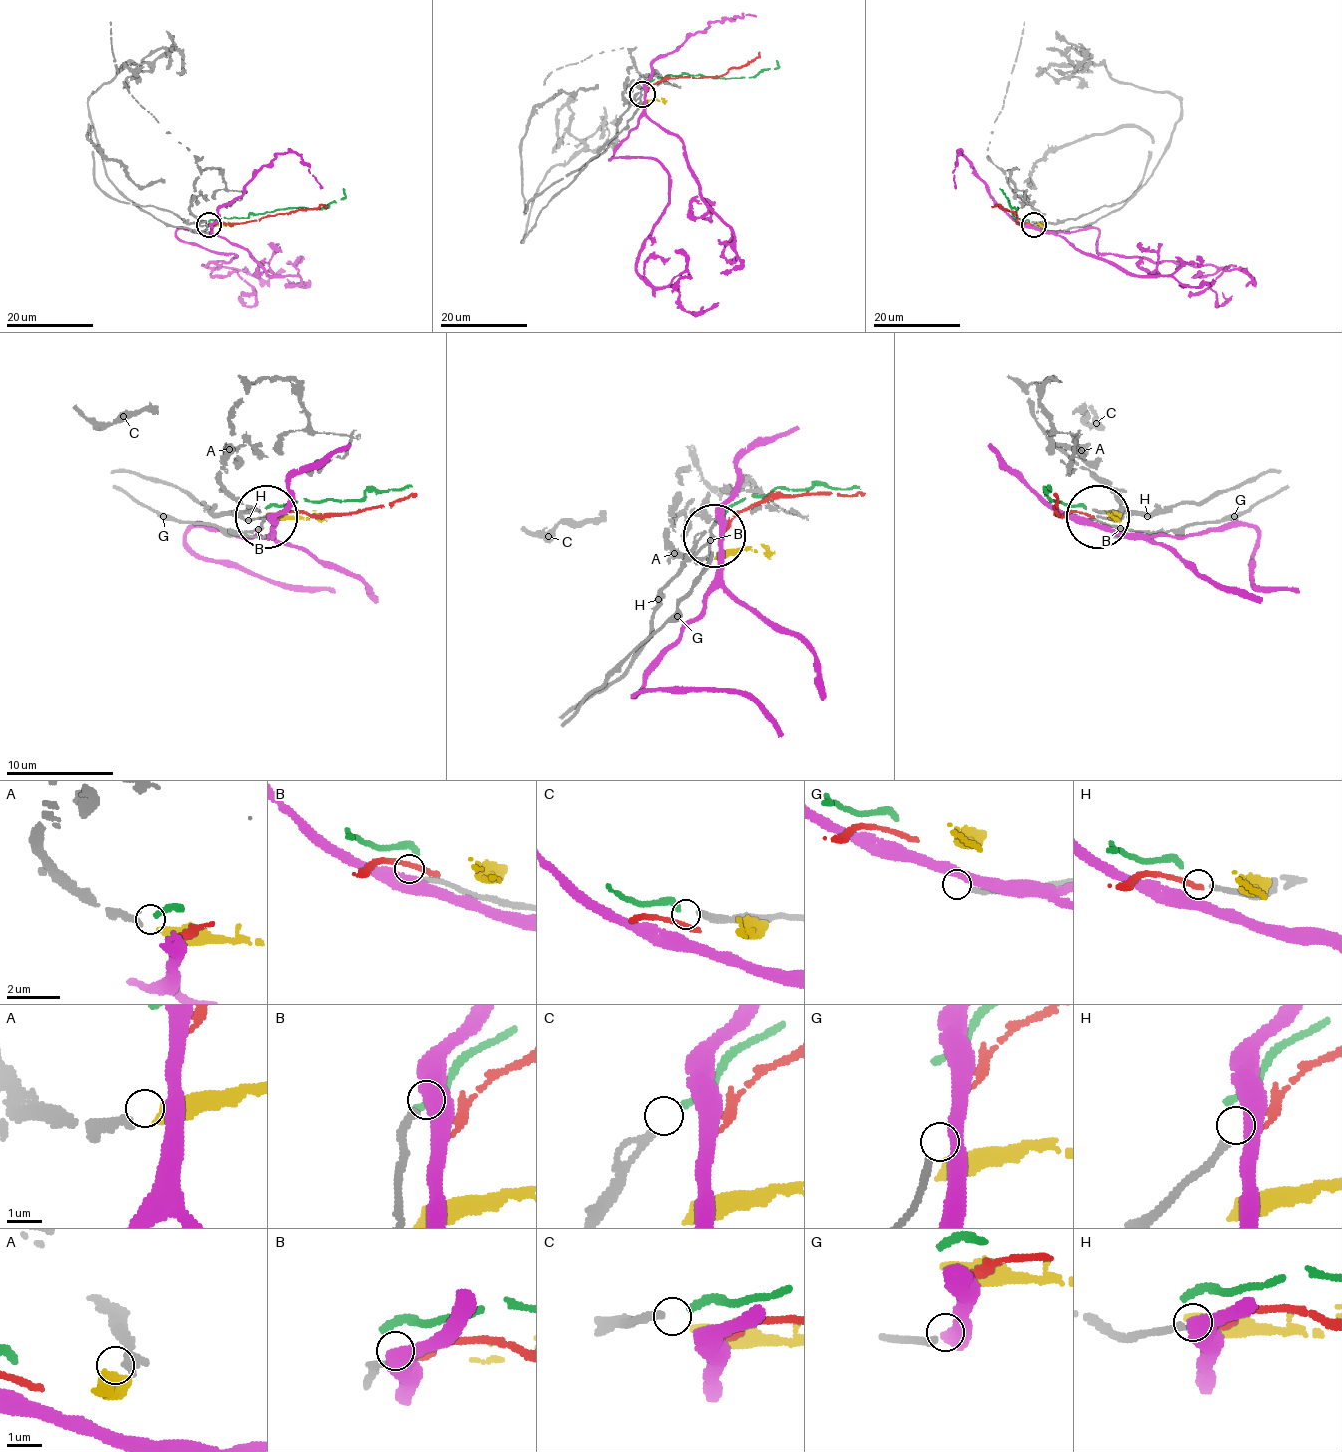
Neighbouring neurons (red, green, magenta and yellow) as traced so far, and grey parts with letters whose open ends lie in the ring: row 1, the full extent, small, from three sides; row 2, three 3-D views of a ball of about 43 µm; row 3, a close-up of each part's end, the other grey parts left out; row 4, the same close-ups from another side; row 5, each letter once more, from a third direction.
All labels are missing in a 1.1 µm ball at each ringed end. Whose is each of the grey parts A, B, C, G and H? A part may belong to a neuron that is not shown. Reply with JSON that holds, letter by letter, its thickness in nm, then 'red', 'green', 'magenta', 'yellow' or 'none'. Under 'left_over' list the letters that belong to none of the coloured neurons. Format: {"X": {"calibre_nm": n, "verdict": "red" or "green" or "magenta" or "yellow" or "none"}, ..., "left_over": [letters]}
{"A": {"calibre_nm": 240, "verdict": "yellow"}, "B": {"calibre_nm": 200, "verdict": "none"}, "C": {"calibre_nm": 240, "verdict": "green"}, "G": {"calibre_nm": 200, "verdict": "none"}, "H": {"calibre_nm": 190, "verdict": "red"}, "left_over": ["B", "G"]}

